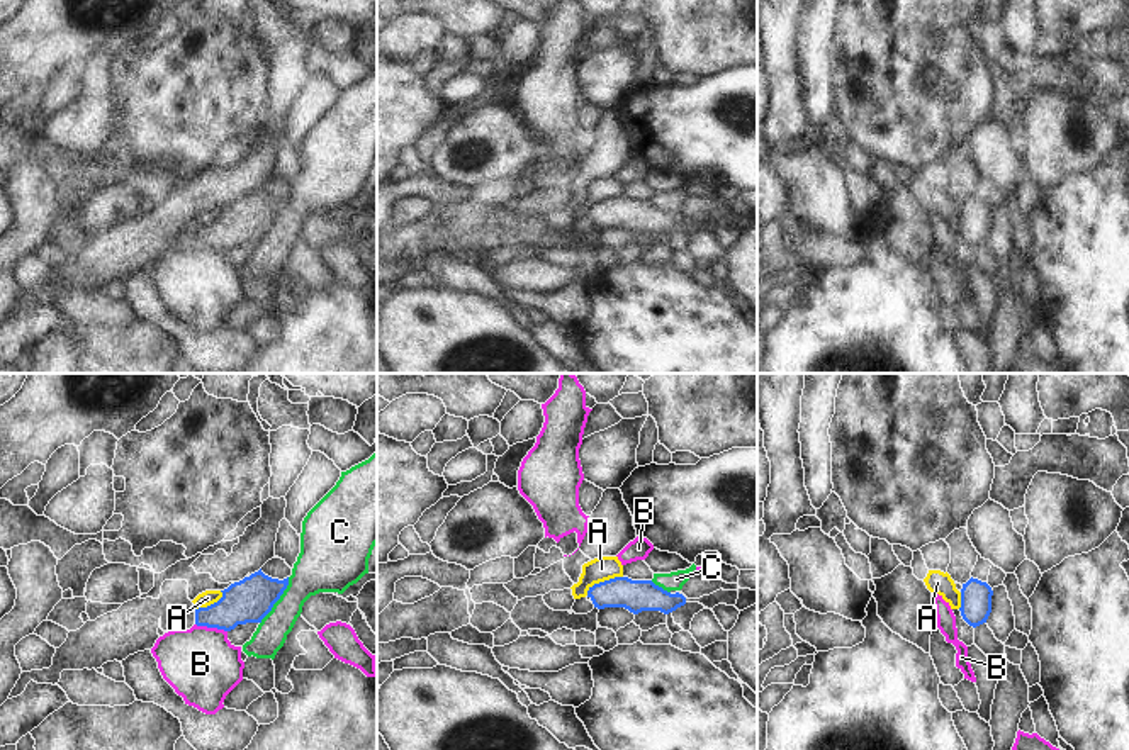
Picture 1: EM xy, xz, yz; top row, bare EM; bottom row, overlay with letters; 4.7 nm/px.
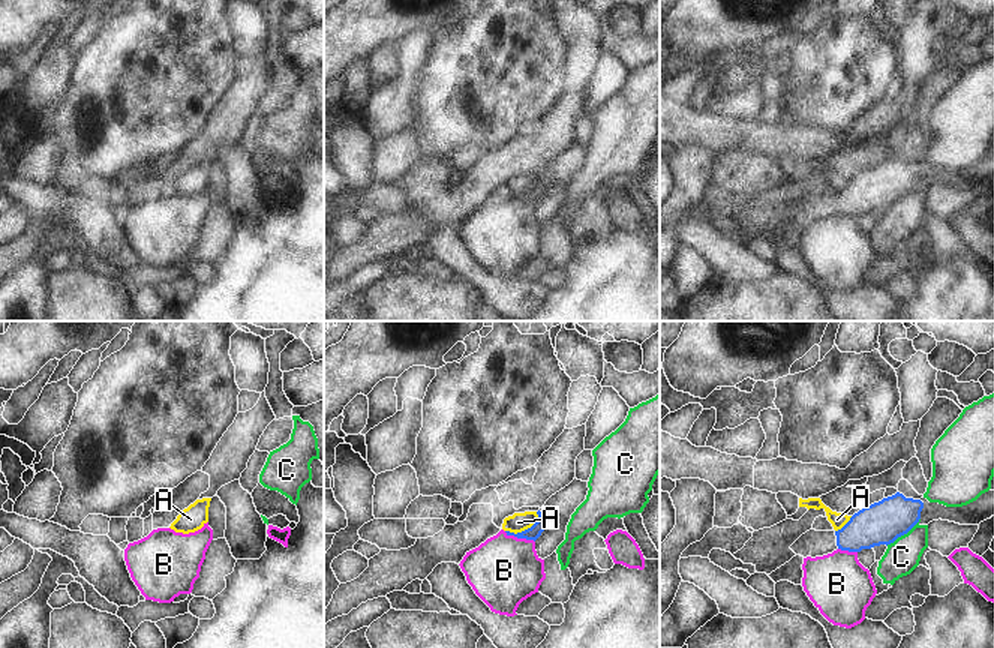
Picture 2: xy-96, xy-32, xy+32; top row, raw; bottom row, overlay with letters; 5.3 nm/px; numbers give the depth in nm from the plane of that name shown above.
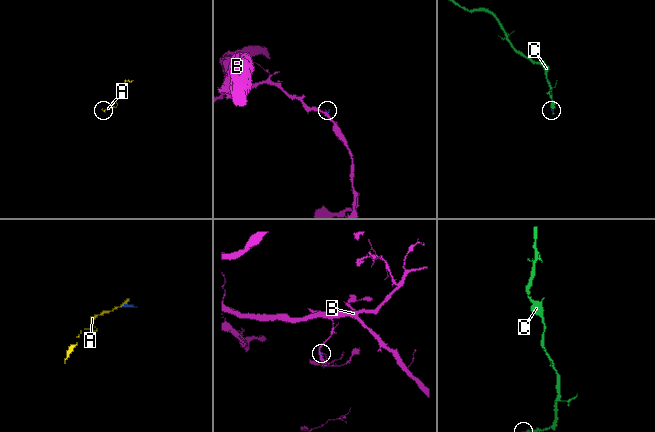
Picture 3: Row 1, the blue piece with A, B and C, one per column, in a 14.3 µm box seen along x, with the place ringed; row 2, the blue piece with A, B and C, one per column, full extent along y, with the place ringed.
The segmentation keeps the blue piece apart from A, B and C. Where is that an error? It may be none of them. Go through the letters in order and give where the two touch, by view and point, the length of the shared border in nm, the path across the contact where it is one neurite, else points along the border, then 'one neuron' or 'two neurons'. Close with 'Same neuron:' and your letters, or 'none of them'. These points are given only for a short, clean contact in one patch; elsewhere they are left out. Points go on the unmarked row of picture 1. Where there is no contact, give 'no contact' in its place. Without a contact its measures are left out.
A: meets blue in xz at (605, 201); contact 200 nm long; border along xz (622, 195), (600, 201), (586, 214); two neurons
B: meets blue in xy at (211, 246); contact 160 nm long; border along xy (196, 243), (226, 251); two neurons
C: meets blue in xy at (277, 219); contact 260 nm long; border along xy (289, 197), (287, 207), (260, 243); two neurons
Same neuron: none of them

